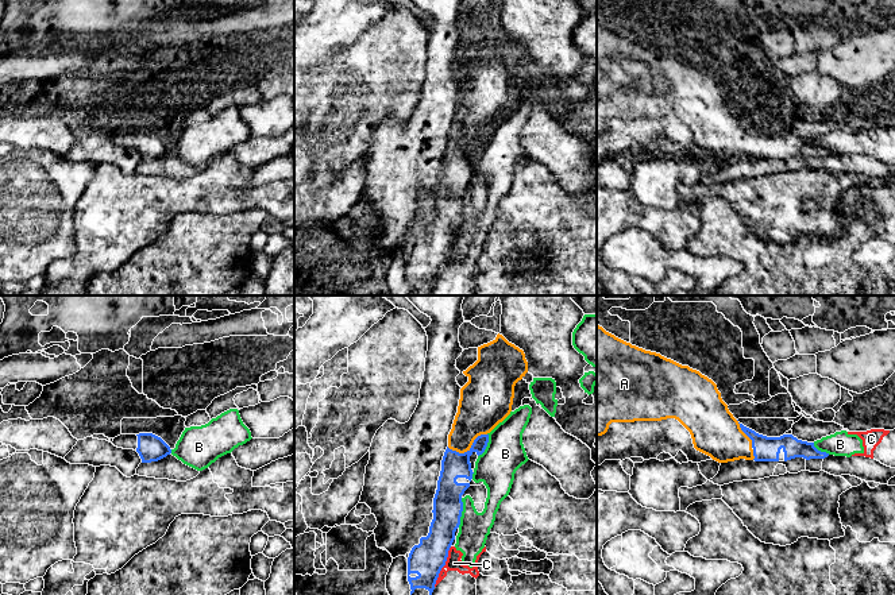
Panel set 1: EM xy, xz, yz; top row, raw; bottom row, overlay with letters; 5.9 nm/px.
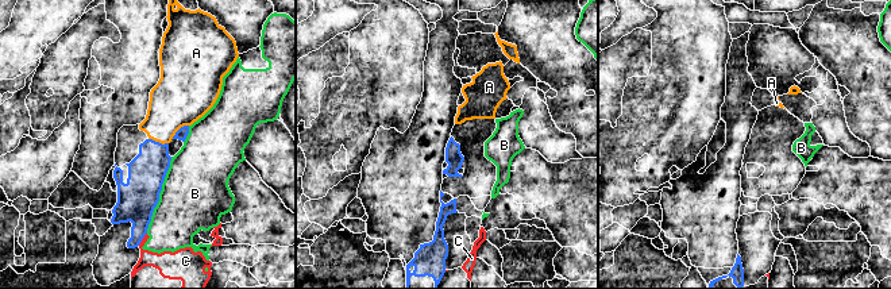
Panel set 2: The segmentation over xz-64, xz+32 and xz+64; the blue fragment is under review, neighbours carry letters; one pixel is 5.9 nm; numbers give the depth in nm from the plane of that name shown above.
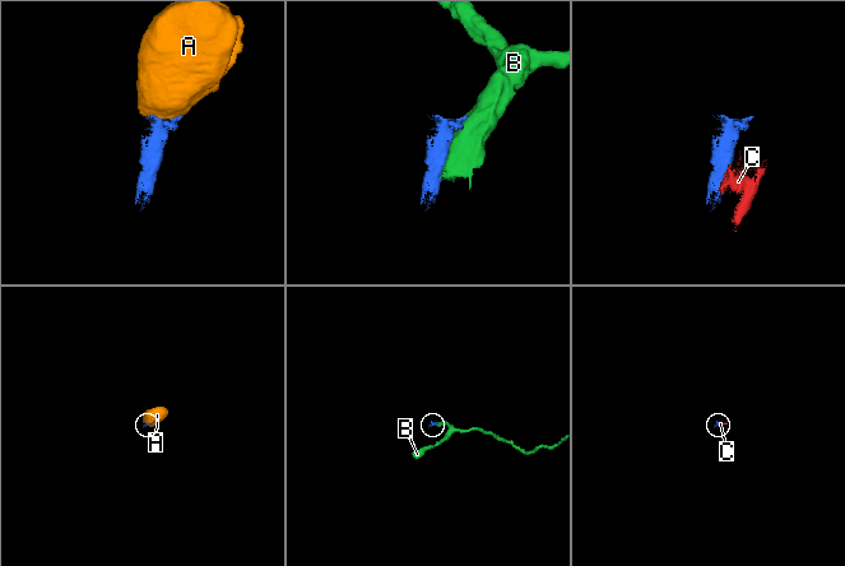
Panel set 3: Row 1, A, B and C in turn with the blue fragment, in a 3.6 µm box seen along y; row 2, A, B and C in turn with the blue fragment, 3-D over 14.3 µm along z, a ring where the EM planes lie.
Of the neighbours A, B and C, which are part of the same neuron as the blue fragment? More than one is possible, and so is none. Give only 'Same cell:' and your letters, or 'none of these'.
Same cell: A

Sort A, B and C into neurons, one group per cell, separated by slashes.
A / B C

